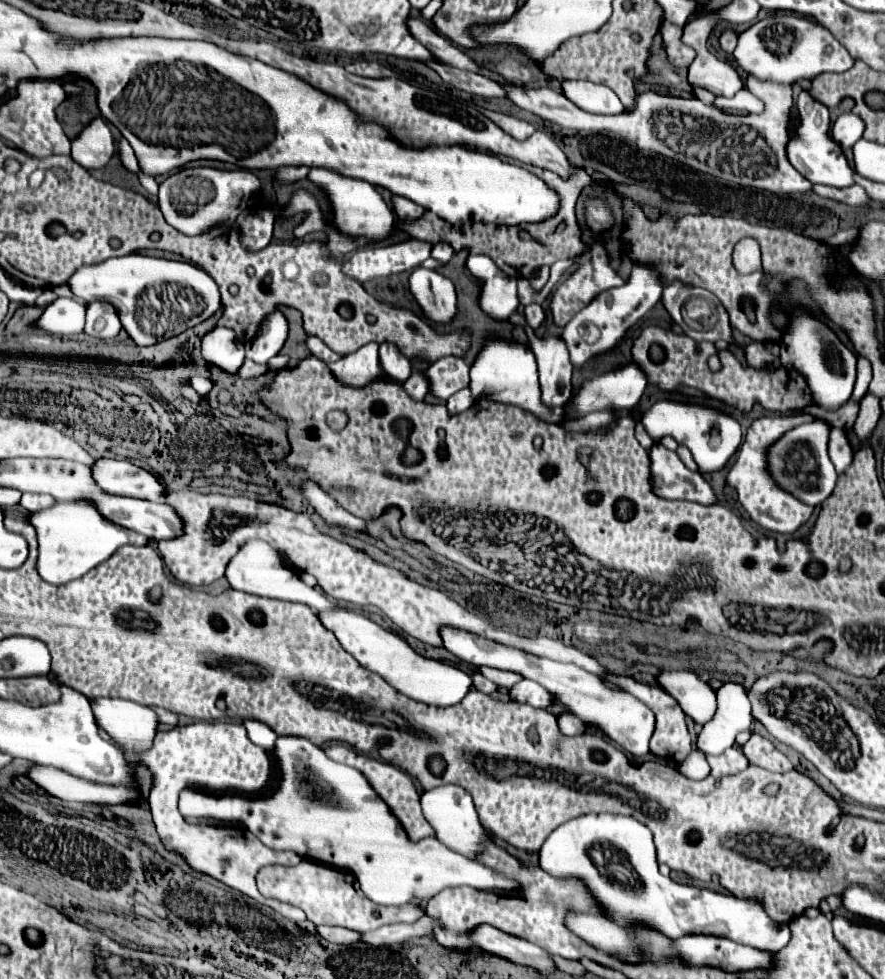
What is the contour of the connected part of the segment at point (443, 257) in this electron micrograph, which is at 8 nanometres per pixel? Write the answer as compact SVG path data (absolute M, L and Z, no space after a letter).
M445 242L436 243L431 251L431 257L433 257L435 261L443 263L443 265L451 259L451 255L453 255L453 249L451 249L451 245L447 245Z

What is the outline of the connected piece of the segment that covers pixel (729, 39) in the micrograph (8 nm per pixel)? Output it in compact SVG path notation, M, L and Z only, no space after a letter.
M725 29L723 33L721 33L721 39L719 39L719 43L721 43L721 49L725 51L725 53L731 53L733 49L735 49L735 45L737 45L737 33L733 31L733 29Z

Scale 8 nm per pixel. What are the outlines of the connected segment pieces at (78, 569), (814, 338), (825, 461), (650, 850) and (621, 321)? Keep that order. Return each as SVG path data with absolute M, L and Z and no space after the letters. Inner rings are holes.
M87 501L55 503L51 509L37 511L29 517L31 525L37 529L39 539L39 561L37 571L43 581L63 585L83 577L87 571L107 561L119 547L127 545L147 545L147 537L131 529L119 527L111 521L105 521L93 505Z
M797 309L791 317L791 327L783 335L780 346L780 361L783 366L796 370L805 377L809 391L813 393L813 401L825 411L835 411L845 405L851 398L856 381L857 355L847 349L837 335L827 329L821 321L813 319L809 313Z
M815 417L811 423L797 425L789 433L779 437L779 441L773 443L773 457L769 461L773 479L777 479L779 485L787 489L787 493L793 493L793 497L813 507L823 503L833 493L837 481L835 467L827 453L829 431L831 431L829 421L819 417Z
M581 815L559 825L543 843L539 851L539 865L555 877L581 877L597 901L605 907L613 921L621 925L645 923L653 925L667 937L679 939L683 935L717 935L729 937L735 943L749 945L761 951L779 951L791 939L789 923L777 925L757 899L739 899L735 895L723 895L709 889L697 889L691 885L675 883L669 876L659 873L656 848L651 831L633 817L621 815ZM593 843L609 843L627 855L633 871L639 875L641 885L623 885L597 871L587 849Z
M633 265L631 277L623 287L603 291L565 325L563 341L567 343L571 365L575 369L583 369L591 357L615 349L627 329L633 327L661 299L661 291L663 287L659 283L659 277L651 267Z

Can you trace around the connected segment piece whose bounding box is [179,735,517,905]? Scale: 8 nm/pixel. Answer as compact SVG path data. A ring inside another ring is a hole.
M287 735L285 743L275 749L275 759L279 765L279 785L269 797L239 797L239 795L209 795L195 789L183 789L179 797L179 813L193 819L217 819L225 823L243 823L263 845L277 851L295 851L305 859L315 859L325 865L335 865L339 869L353 871L361 891L377 905L403 905L415 899L423 901L443 891L445 887L475 887L489 891L513 891L517 885L505 875L493 873L485 865L459 855L445 847L435 837L425 837L421 841L409 841L409 837L399 820L391 813L387 803L375 793L361 771L329 759L321 747L309 743L305 737Z

